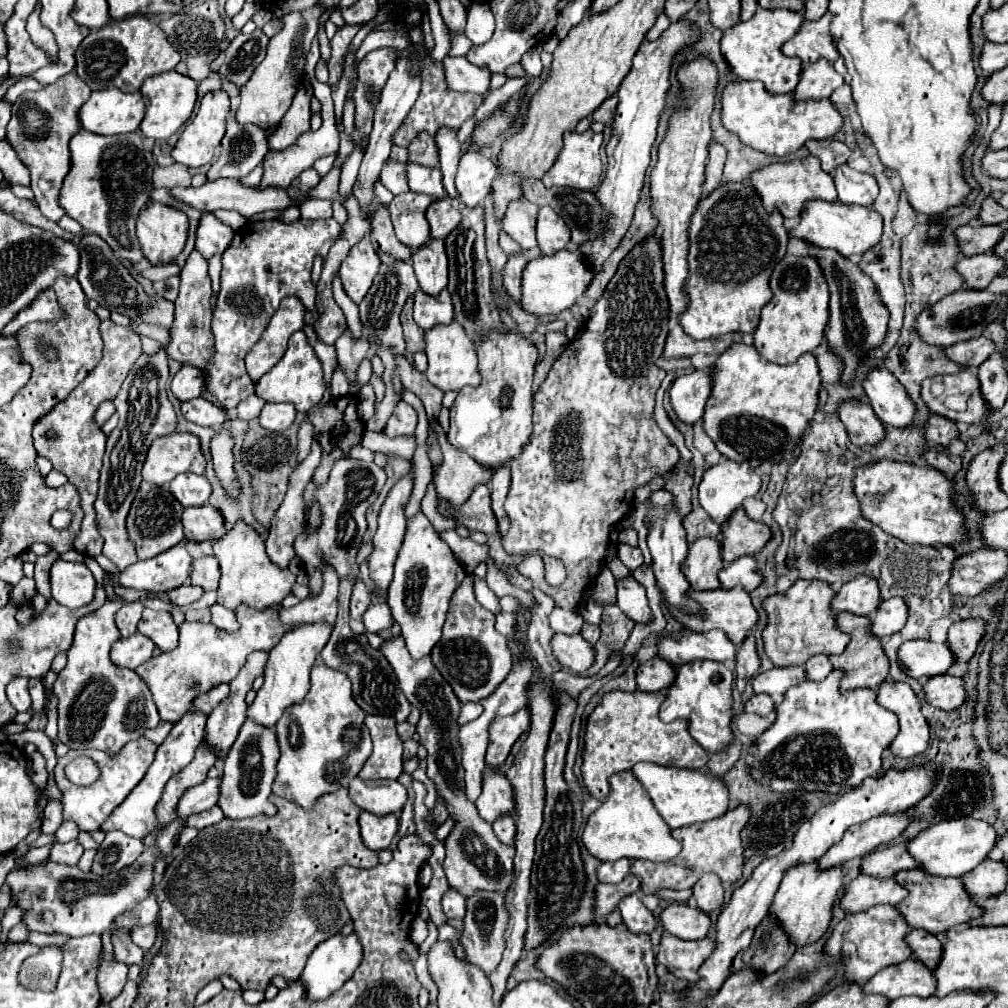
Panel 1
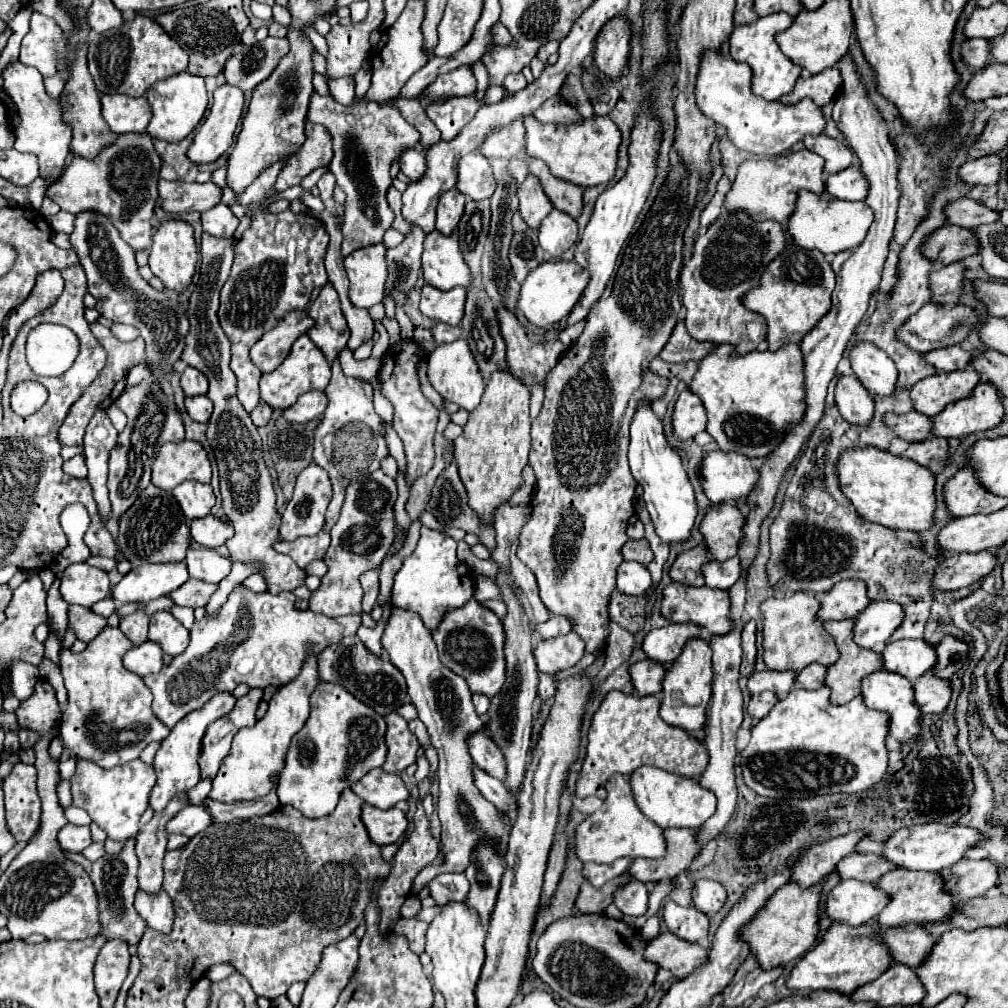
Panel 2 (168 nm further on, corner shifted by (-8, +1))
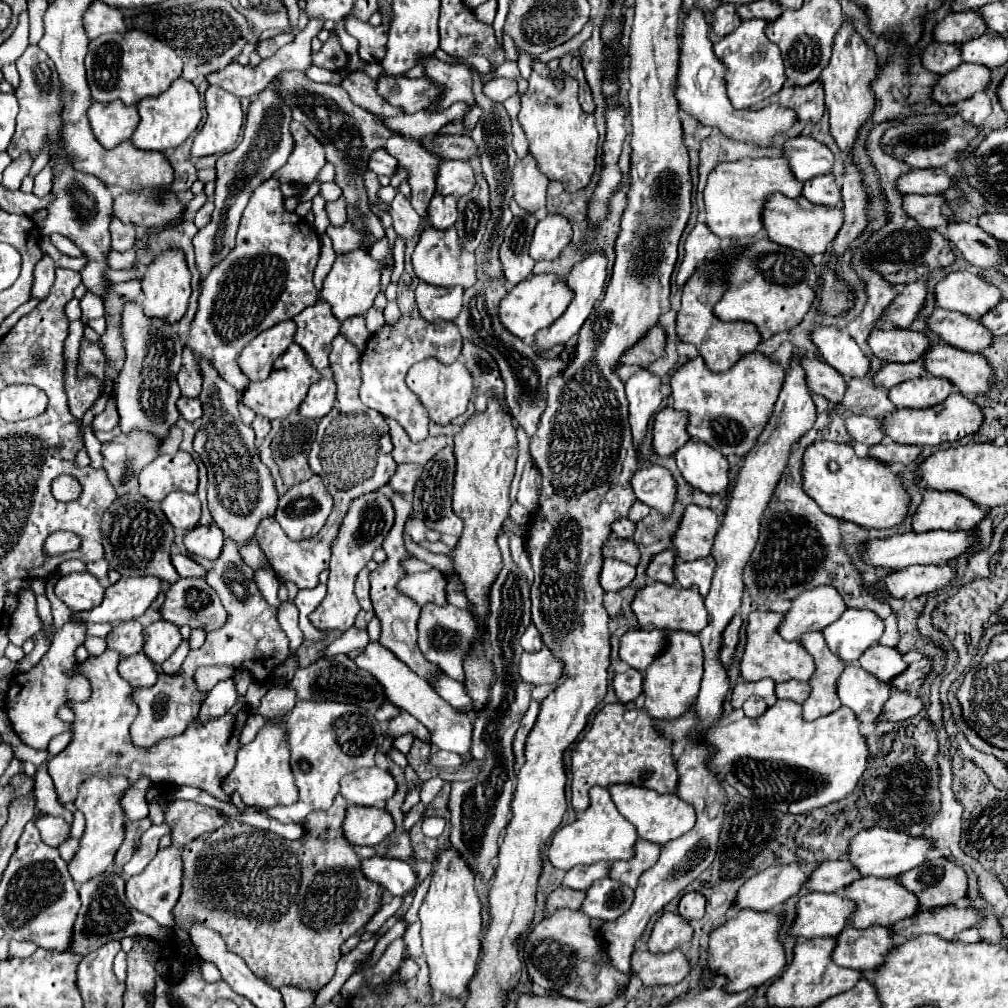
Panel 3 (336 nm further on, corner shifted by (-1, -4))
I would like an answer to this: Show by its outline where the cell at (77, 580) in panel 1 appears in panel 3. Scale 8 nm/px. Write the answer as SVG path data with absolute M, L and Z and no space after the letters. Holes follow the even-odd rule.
M71 573L55 583L55 595L73 611L89 611L103 601L105 587L91 573Z

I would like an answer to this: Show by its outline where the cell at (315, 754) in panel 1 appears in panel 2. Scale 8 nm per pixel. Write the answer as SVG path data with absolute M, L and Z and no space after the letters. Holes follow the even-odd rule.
M320 682L310 698L310 708L306 724L290 742L278 798L280 804L292 804L306 818L322 818L336 808L344 788L384 764L386 724L380 714L356 700L342 684Z

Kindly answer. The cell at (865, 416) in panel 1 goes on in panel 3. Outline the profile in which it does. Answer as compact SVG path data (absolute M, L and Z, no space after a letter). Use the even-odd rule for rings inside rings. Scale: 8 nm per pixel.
M799 357L799 363L805 371L805 381L813 393L823 395L833 405L841 403L843 393L845 393L843 375L839 375L831 365L827 365L825 361L819 361L819 359Z

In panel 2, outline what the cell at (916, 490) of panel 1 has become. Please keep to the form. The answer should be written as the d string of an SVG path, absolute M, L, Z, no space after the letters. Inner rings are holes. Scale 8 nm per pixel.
M866 446L860 450L846 450L838 462L838 478L842 492L852 500L856 512L874 524L892 530L924 532L934 524L936 512L936 476L908 458Z

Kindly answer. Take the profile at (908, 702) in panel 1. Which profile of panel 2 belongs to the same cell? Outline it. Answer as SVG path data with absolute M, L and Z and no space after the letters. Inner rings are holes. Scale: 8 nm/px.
M878 670L862 680L862 698L868 708L884 710L890 714L890 736L900 744L918 738L922 732L922 712L918 710L918 702L914 698L914 686L902 678L900 674L890 674L888 670Z

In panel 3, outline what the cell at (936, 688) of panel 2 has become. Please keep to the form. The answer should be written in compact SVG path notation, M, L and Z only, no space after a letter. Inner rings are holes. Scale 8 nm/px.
M895 691L883 707L883 721L905 721L923 709L919 697Z

